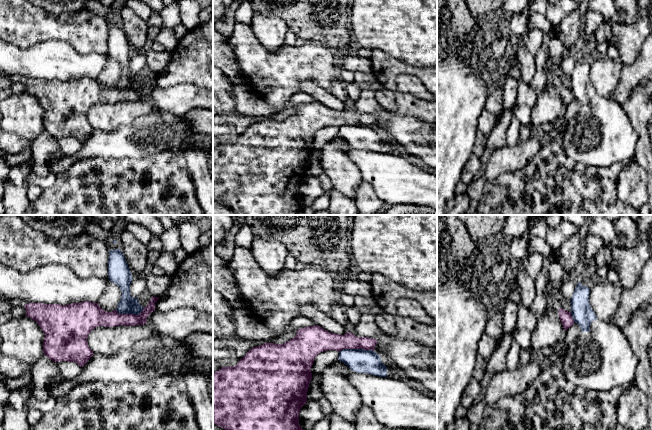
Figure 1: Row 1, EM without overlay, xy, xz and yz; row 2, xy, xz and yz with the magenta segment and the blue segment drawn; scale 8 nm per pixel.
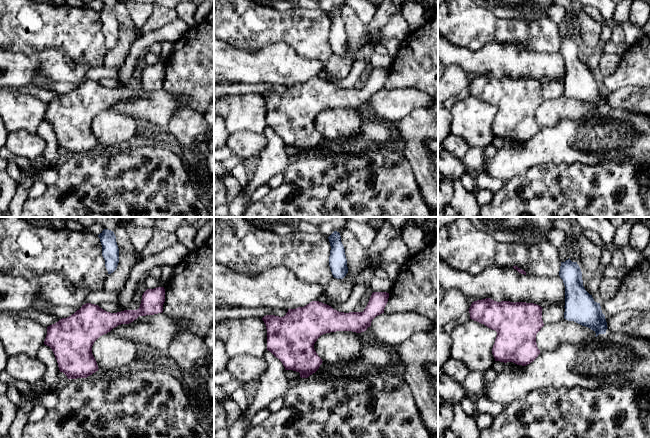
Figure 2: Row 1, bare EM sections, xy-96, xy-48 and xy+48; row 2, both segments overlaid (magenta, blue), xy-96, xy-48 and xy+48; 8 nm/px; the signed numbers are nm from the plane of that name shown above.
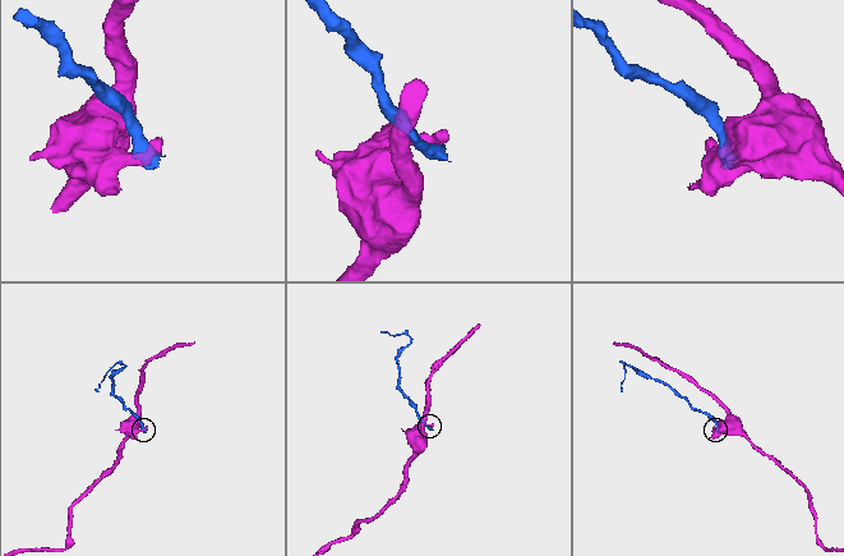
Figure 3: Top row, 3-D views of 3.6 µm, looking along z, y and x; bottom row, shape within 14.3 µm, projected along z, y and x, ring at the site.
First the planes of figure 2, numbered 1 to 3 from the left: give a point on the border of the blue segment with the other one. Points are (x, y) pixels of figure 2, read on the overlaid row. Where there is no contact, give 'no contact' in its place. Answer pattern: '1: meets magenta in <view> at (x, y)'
1: no contact
2: no contact
3: no contact

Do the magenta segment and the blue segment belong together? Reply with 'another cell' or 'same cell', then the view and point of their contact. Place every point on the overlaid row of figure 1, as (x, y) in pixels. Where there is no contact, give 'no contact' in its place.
another cell; meets magenta in xz at (356, 348)

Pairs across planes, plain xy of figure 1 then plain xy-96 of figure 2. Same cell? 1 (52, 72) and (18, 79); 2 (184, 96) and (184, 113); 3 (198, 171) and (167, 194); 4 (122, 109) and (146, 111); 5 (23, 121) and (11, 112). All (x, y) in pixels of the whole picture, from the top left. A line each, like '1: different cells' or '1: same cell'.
1: same cell
2: different cells
3: different cells
4: different cells
5: same cell

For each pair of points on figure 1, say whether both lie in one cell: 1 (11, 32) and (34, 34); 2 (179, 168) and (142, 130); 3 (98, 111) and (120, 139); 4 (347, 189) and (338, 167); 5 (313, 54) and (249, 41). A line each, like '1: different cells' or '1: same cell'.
1: same cell
2: different cells
3: different cells
4: same cell
5: same cell

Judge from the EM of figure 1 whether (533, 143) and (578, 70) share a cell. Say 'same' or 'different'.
different

